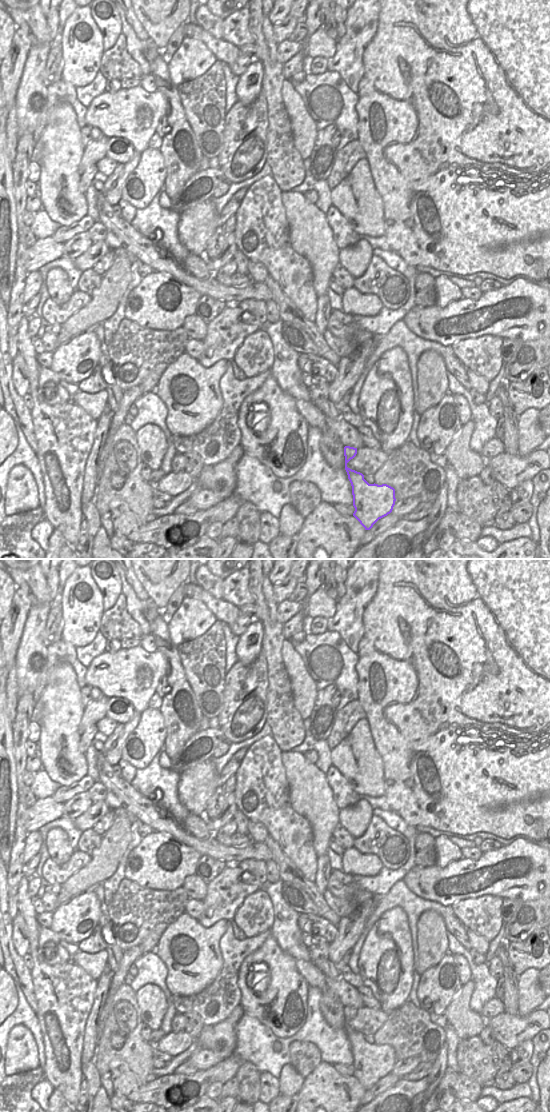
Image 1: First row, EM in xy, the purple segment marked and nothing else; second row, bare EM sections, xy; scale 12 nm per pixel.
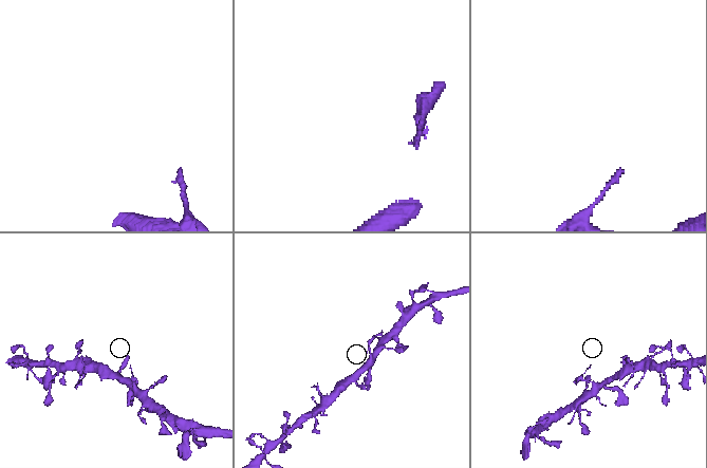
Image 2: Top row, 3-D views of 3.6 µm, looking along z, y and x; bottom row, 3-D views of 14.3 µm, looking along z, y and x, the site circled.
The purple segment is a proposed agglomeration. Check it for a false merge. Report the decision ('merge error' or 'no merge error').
merge error

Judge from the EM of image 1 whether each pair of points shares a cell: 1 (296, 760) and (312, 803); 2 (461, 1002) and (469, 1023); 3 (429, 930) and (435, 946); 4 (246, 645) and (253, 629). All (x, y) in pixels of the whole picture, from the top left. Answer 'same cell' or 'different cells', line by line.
1: same cell
2: same cell
3: same cell
4: same cell

